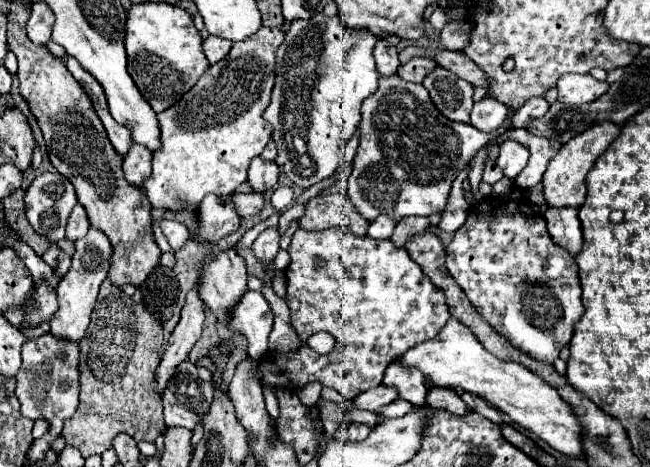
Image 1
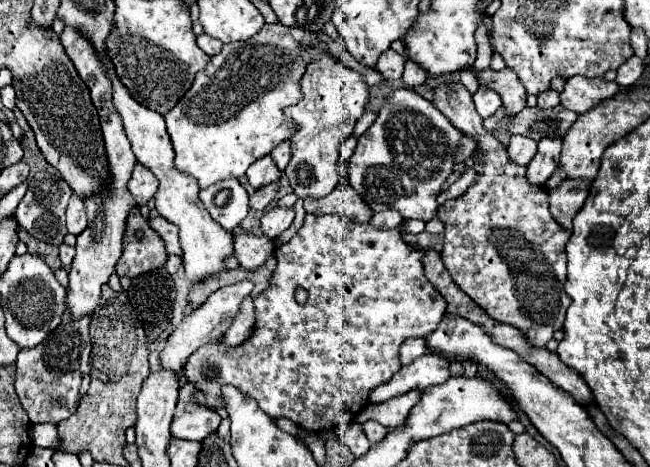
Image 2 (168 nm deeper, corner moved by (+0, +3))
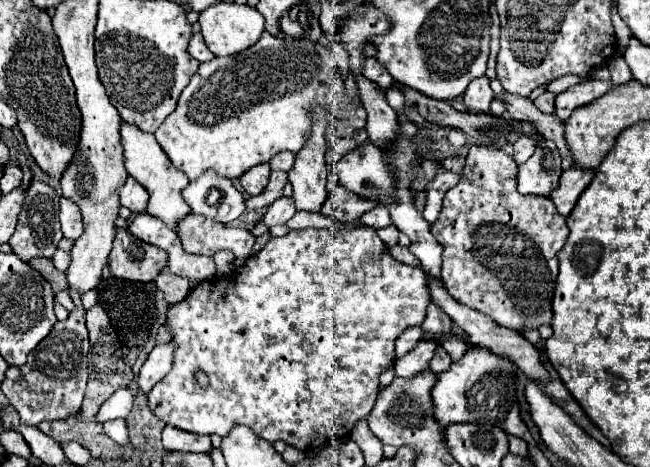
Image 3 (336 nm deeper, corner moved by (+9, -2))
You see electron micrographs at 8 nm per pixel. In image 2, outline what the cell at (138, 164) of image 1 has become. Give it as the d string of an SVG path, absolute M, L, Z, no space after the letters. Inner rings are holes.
M137 163L135 169L133 169L133 175L131 175L129 183L127 183L127 187L129 187L133 199L137 201L137 205L147 205L147 201L157 191L157 177L145 165Z

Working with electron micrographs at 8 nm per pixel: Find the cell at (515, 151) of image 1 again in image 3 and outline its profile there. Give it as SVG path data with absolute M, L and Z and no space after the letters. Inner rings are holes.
M522 136L522 138L518 138L518 140L512 144L516 164L526 162L526 160L534 154L534 150L536 150L536 146L538 146L538 144L540 144L540 142L538 142L538 138L536 138L536 136Z

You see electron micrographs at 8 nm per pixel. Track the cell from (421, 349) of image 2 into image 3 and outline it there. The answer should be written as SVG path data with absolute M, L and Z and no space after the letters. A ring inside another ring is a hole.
M410 326L406 328L398 340L396 340L396 358L402 358L406 352L410 352L418 342L422 340L422 328L420 326Z

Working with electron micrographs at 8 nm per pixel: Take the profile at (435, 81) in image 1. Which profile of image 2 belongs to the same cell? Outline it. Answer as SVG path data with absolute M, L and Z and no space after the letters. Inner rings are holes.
M445 79L437 85L433 89L433 103L459 131L479 141L477 153L483 155L483 159L475 163L479 181L459 199L447 201L439 207L437 217L445 223L445 247L441 251L441 259L459 289L465 291L481 309L485 309L489 317L517 327L533 347L545 347L553 339L553 333L563 329L565 311L571 305L571 299L565 293L565 245L571 233L563 231L563 227L551 219L549 193L543 187L527 183L525 167L511 163L505 147L483 129L483 119L475 111L471 93L461 81Z

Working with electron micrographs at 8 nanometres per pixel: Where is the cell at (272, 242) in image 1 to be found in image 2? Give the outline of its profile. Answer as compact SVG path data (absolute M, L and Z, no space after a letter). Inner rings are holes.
M273 207L261 217L261 229L263 235L269 239L277 239L293 221L293 209L281 209Z

